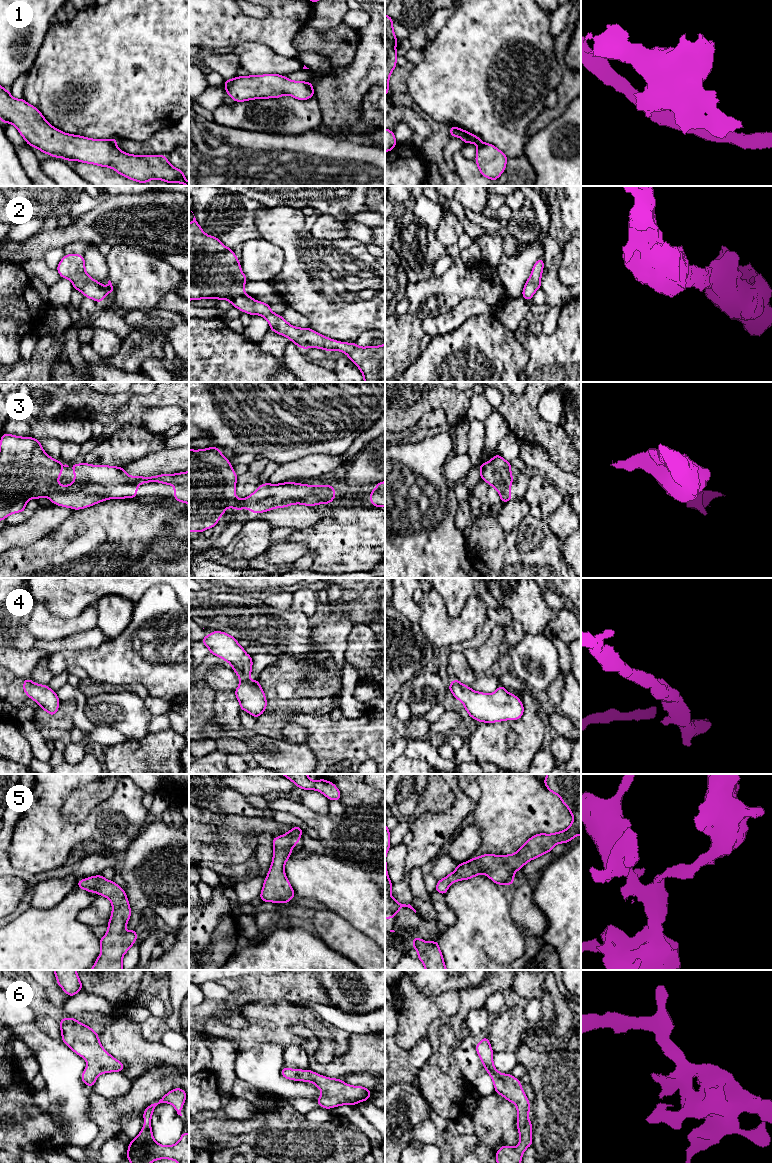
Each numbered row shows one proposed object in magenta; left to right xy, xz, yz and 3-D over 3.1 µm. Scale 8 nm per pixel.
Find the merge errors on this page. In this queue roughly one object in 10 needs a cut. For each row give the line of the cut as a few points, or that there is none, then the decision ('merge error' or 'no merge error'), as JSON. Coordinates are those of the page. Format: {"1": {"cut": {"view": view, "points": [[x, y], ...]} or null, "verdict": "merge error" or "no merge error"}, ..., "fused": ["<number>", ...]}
{"1": {"cut": {"view": "yz", "points": [[480, 141], [477, 144]]}, "verdict": "merge error"}, "2": {"cut": null, "verdict": "no merge error"}, "3": {"cut": null, "verdict": "no merge error"}, "4": {"cut": null, "verdict": "no merge error"}, "5": {"cut": null, "verdict": "no merge error"}, "6": {"cut": null, "verdict": "no merge error"}, "fused": ["1"]}

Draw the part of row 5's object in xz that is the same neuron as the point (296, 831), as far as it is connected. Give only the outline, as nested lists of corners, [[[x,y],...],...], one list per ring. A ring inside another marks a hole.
[[[294,826],[282,836],[273,837],[273,860],[259,897],[263,902],[288,903],[295,897],[295,892],[286,877],[284,865],[293,847],[299,843],[303,832],[300,827]]]

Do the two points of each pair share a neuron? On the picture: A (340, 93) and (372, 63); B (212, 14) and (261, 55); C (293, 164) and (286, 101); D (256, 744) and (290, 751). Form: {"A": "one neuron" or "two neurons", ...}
{"A": "one neuron", "B": "two neurons", "C": "two neurons", "D": "one neuron"}

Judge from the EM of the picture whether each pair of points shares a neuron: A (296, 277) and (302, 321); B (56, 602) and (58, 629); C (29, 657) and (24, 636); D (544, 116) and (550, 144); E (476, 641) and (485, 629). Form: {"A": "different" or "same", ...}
{"A": "different", "B": "different", "C": "different", "D": "different", "E": "same"}

